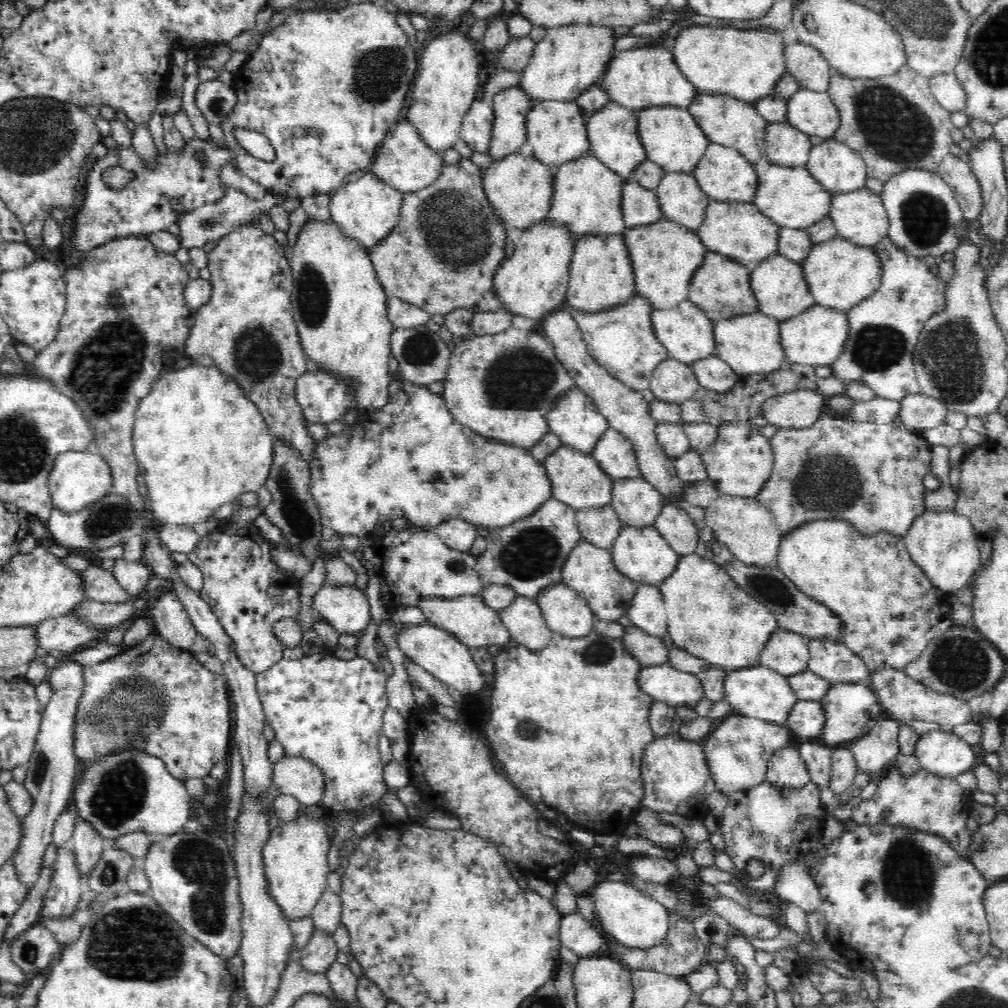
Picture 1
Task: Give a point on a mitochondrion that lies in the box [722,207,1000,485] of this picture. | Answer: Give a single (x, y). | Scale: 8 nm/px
(952, 357)

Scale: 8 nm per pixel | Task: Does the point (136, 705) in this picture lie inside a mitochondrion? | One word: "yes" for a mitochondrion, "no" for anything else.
yes

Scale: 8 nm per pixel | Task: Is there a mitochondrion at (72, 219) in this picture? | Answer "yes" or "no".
no

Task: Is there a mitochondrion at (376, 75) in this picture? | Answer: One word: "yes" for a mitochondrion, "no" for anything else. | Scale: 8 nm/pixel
yes

